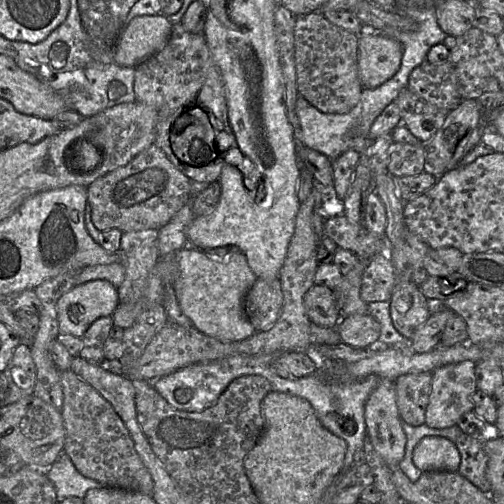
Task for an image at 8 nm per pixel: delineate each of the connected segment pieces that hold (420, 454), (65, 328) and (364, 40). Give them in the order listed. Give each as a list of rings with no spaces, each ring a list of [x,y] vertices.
[[[440,436],[424,437],[413,452],[413,463],[422,472],[457,472],[460,462],[456,444]]]
[[[107,280],[75,285],[57,301],[59,332],[82,338],[97,319],[112,316],[118,304],[118,289]]]
[[[376,31],[362,32],[358,45],[358,75],[363,88],[373,89],[400,68],[403,49],[399,41]]]

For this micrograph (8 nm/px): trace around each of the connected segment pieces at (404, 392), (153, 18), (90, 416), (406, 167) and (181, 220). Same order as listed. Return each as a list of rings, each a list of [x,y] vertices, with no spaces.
[[[432,372],[404,374],[394,382],[396,404],[402,422],[411,426],[425,424],[425,413],[432,385]]]
[[[161,13],[134,17],[116,42],[114,61],[120,66],[136,68],[164,48],[171,30],[169,18]]]
[[[72,370],[59,371],[63,389],[61,414],[65,429],[64,452],[77,470],[104,487],[152,496],[153,479],[136,451],[134,441],[113,406]]]
[[[394,142],[388,157],[388,173],[394,178],[414,176],[426,171],[425,144]]]
[[[190,203],[186,204],[173,218],[160,229],[158,249],[160,256],[172,251],[179,251],[188,245],[186,230],[195,214]]]

